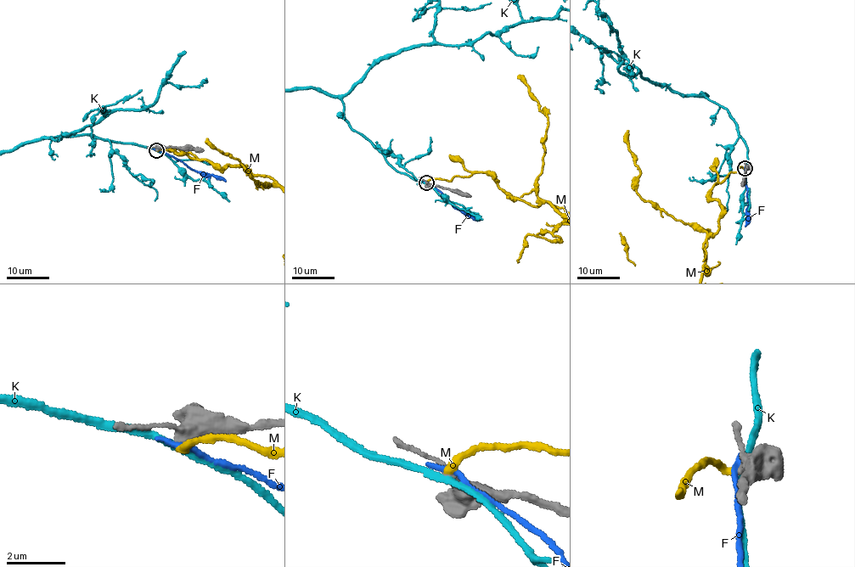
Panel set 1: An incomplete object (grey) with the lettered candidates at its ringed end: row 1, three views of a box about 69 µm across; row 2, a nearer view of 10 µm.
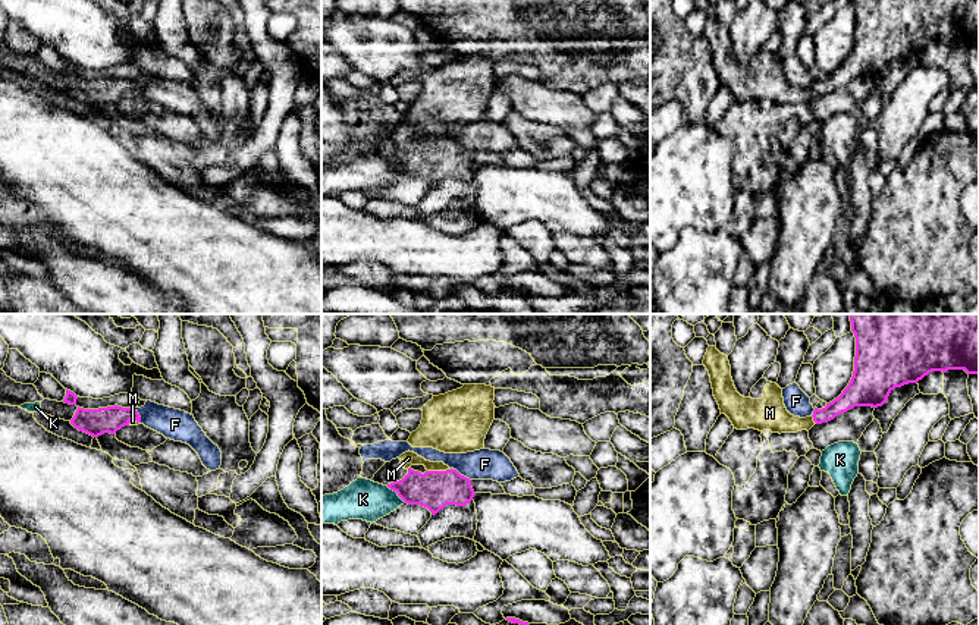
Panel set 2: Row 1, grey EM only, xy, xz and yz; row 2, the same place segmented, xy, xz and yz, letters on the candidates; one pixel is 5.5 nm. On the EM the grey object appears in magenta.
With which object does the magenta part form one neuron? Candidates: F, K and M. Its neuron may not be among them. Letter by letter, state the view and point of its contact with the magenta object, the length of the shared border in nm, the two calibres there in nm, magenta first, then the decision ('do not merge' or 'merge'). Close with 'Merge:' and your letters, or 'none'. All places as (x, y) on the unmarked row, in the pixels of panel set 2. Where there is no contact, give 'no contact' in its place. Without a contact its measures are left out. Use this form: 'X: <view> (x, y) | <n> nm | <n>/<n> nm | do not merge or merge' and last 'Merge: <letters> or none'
F: xz (463, 147) | 120 nm | 200/170 nm | do not merge
K: xz (397, 163) | 140 nm | 200/220 nm | do not merge
M: xz (439, 143) | 140 nm | 200/80 nm | merge
Merge: M

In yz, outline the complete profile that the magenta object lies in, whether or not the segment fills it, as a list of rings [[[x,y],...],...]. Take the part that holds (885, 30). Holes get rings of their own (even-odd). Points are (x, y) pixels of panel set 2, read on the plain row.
[[[851,0],[851,3],[856,9],[856,28],[854,43],[848,57],[837,70],[826,75],[822,81],[815,79],[813,85],[806,89],[791,87],[784,76],[782,60],[763,48],[751,59],[749,69],[741,67],[734,57],[728,28],[721,25],[716,18],[709,18],[703,37],[709,43],[713,67],[721,85],[725,85],[737,101],[771,101],[779,106],[801,101],[809,103],[815,95],[828,94],[854,78],[882,78],[895,59],[917,54],[932,43],[947,44],[948,41],[964,41],[967,45],[979,45],[979,0]]]

